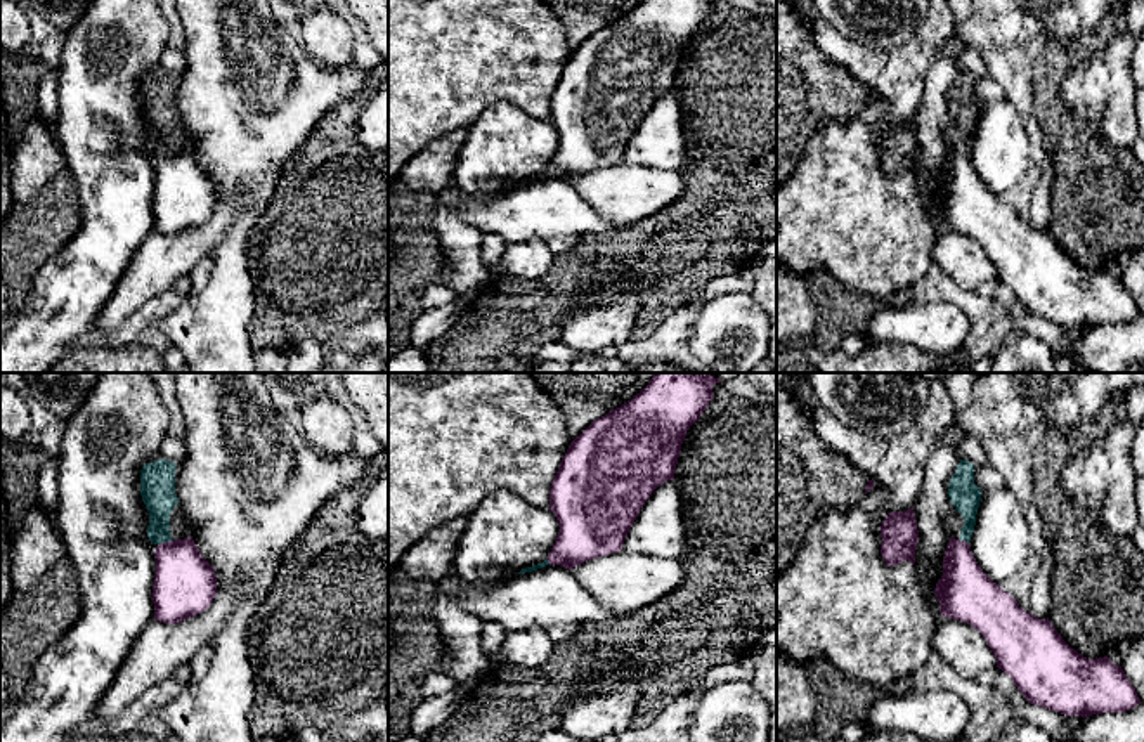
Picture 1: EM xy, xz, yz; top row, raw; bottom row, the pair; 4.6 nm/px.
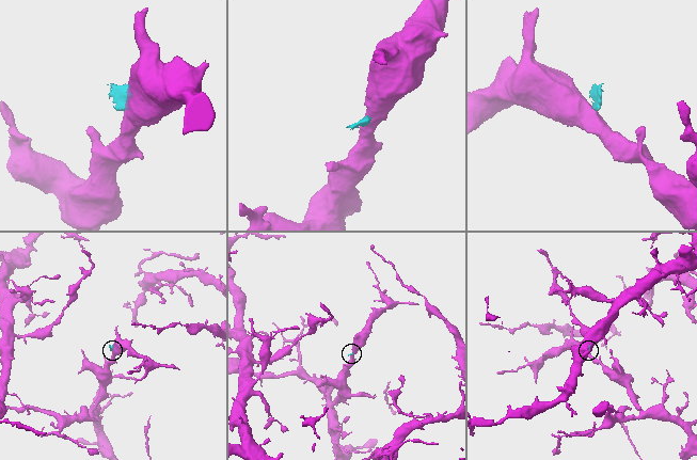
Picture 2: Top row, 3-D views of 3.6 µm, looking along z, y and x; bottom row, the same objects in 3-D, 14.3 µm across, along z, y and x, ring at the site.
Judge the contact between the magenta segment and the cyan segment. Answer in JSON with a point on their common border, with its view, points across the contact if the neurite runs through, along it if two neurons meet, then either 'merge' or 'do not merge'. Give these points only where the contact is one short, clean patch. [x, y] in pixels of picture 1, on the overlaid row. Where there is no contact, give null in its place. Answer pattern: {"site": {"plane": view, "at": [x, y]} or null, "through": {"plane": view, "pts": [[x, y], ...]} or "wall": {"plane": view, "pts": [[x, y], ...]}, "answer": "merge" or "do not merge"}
{"site": {"plane": "xy", "at": [165, 543]}, "wall": {"plane": "xy", "pts": [[174, 540], [158, 545]]}, "answer": "do not merge"}

